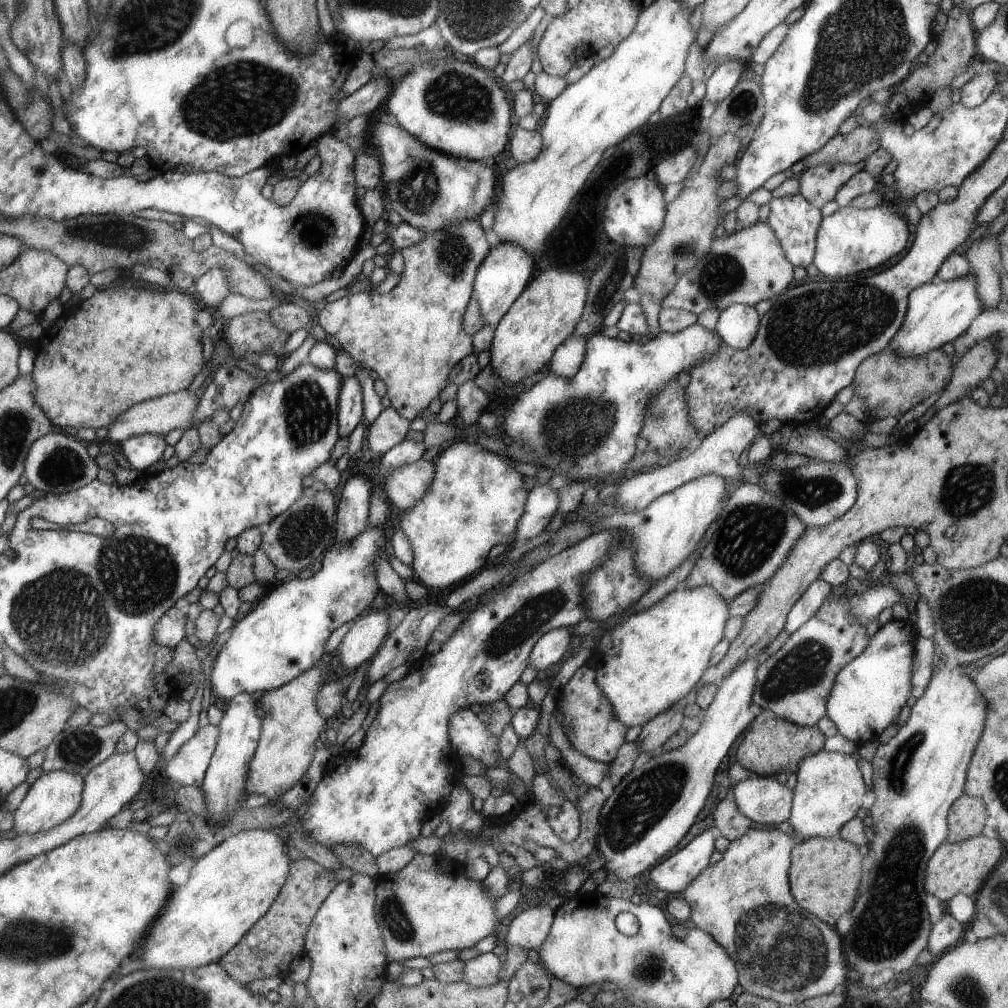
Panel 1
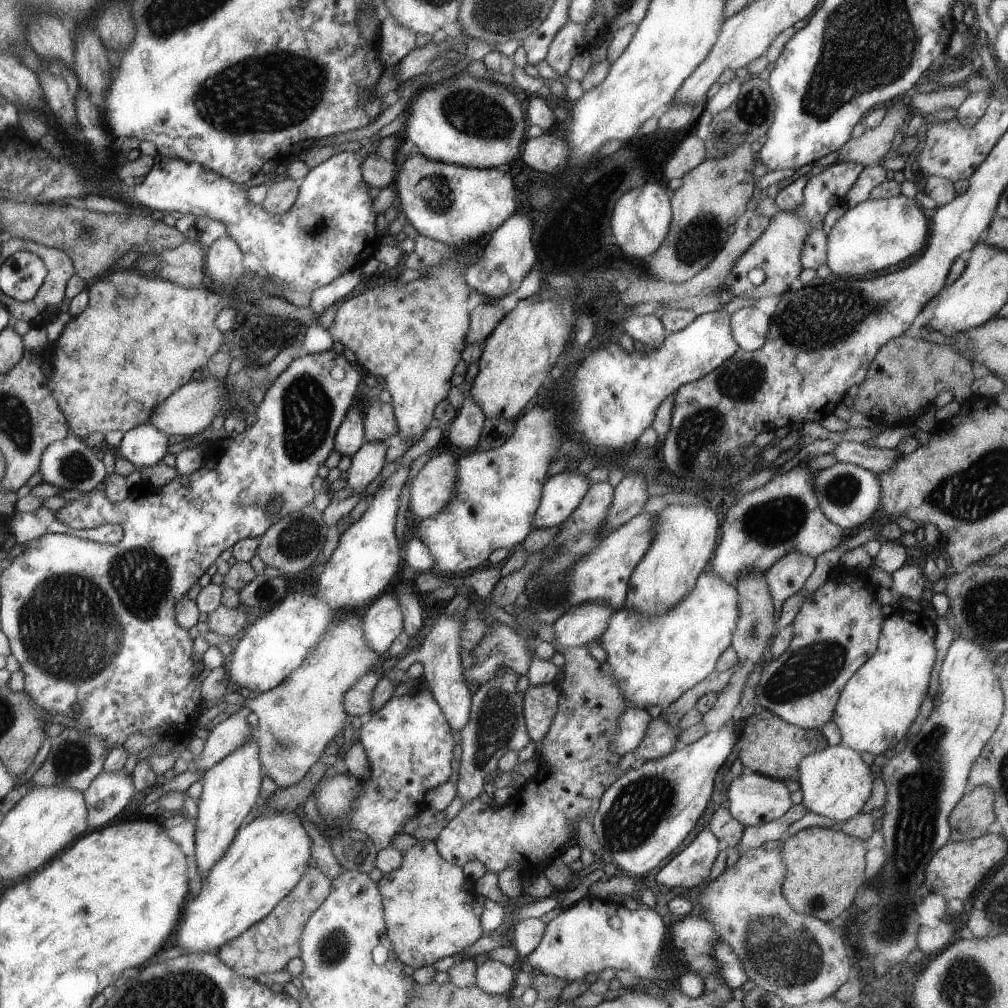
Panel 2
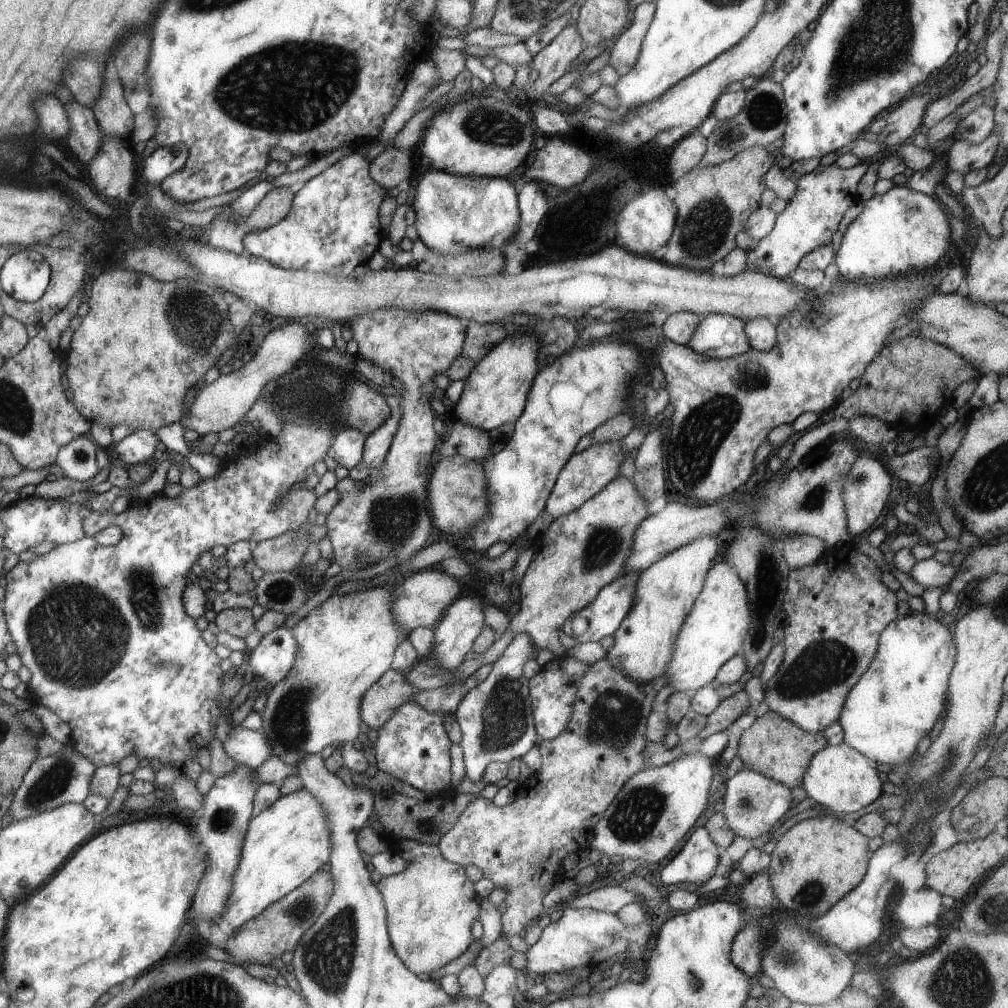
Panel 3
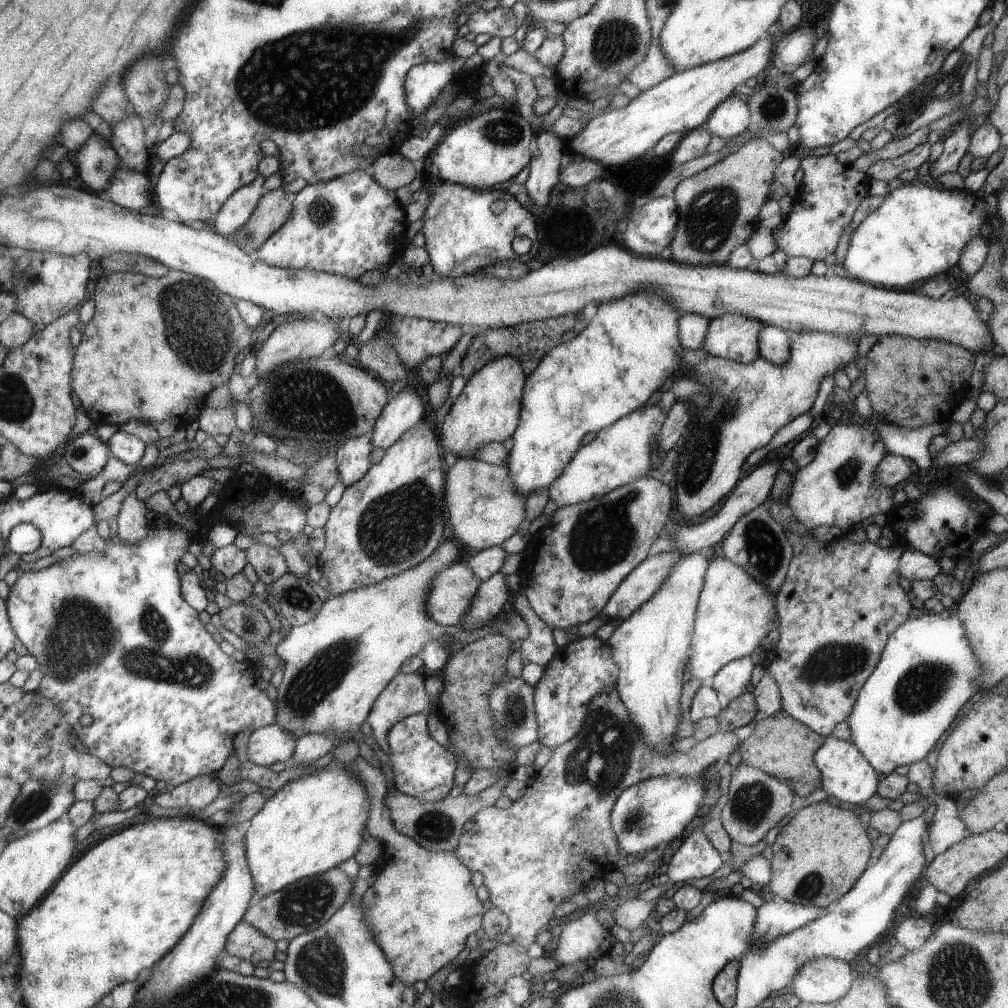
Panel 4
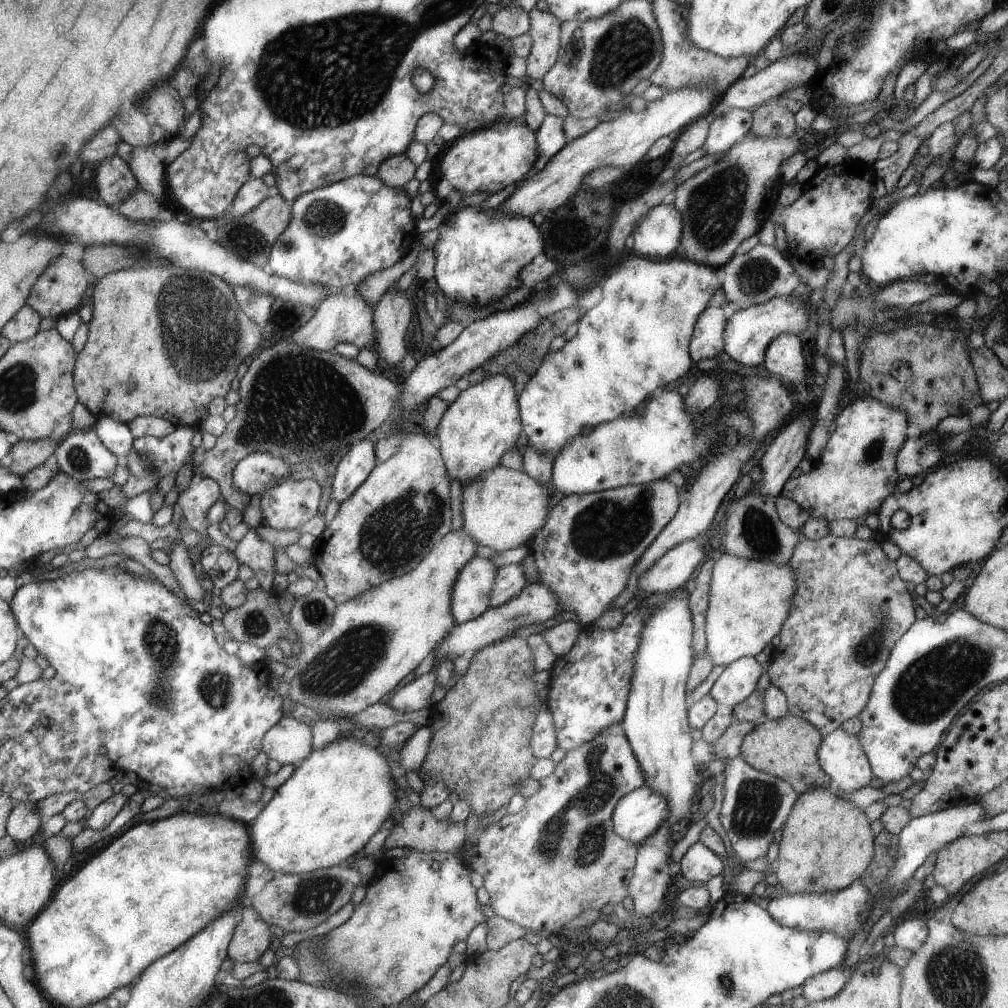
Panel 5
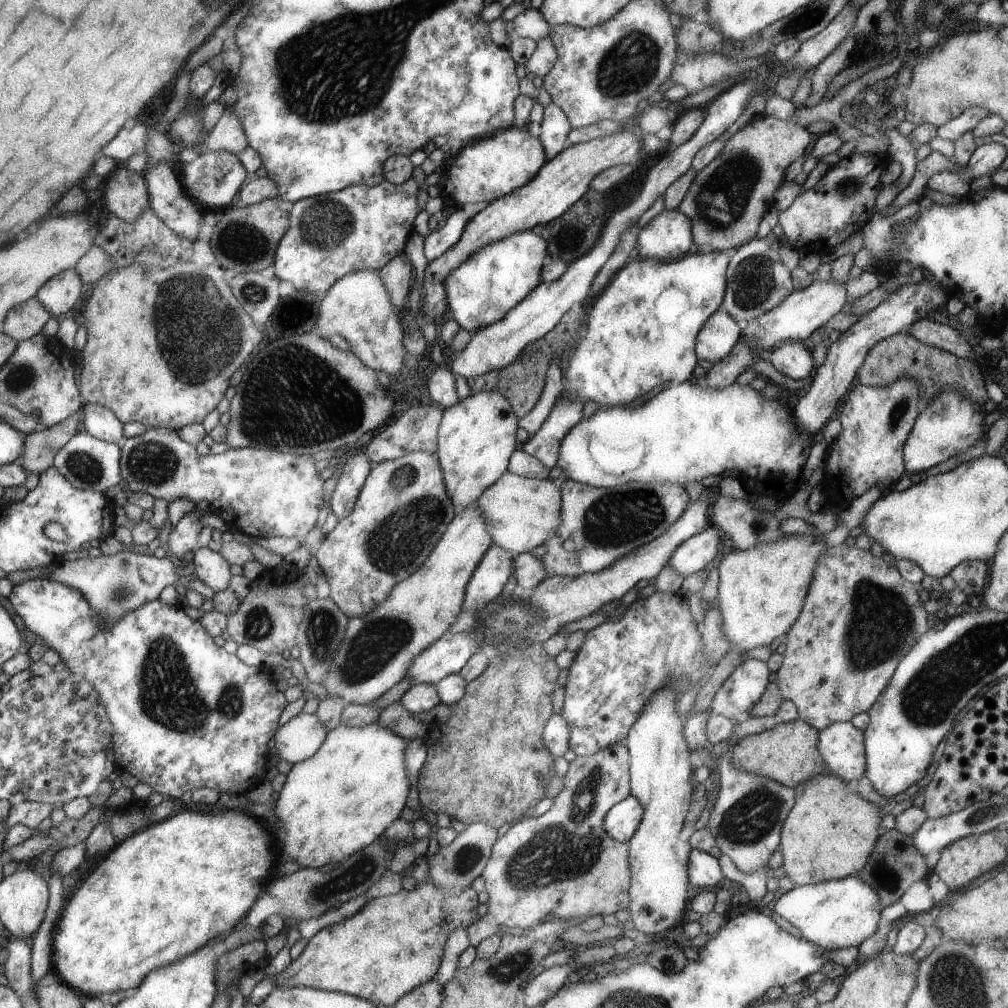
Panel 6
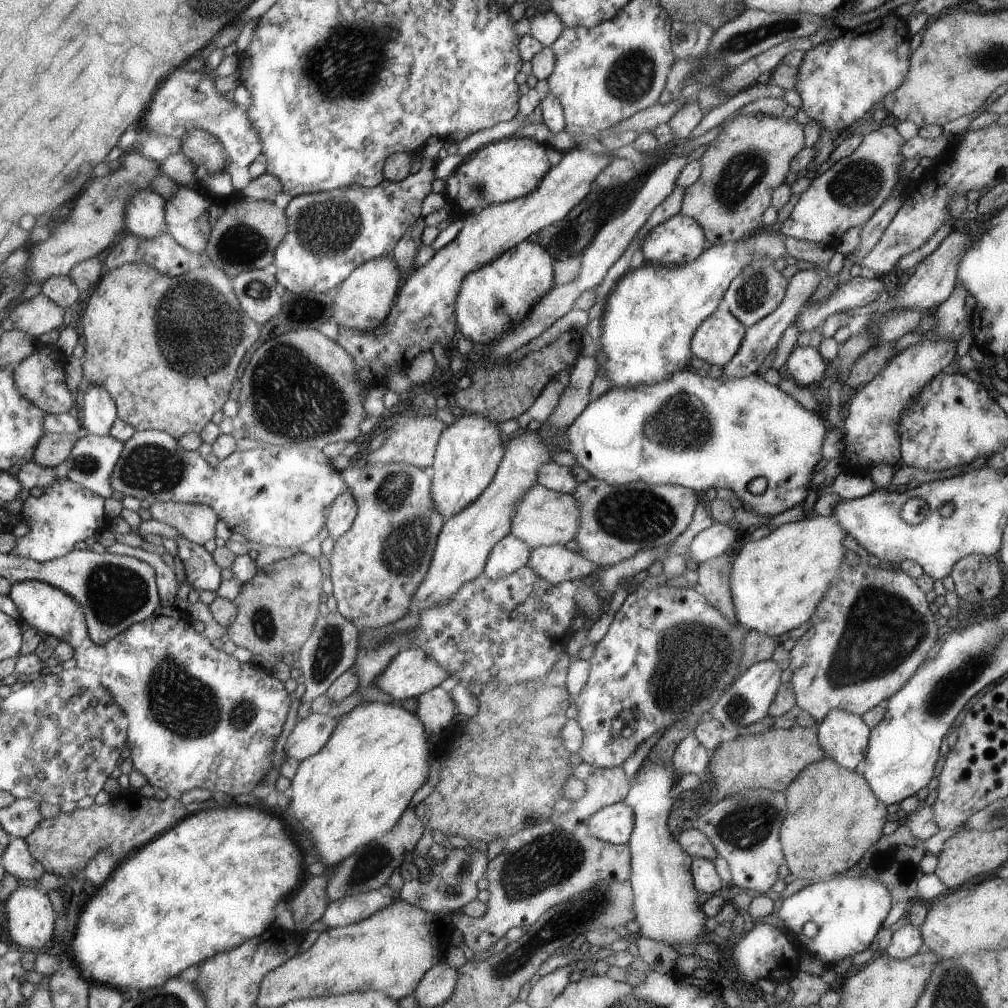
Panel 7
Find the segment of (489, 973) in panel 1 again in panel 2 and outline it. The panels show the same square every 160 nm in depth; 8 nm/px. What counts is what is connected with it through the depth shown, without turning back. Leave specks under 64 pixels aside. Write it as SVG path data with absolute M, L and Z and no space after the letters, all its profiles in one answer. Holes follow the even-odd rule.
M490 959L478 964L475 972L475 985L488 994L510 994L514 979L513 968Z

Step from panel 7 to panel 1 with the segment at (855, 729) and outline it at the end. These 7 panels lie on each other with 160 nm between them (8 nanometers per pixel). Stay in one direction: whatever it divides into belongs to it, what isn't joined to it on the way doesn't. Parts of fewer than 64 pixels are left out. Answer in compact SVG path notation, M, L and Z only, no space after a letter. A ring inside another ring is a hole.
M824 749L800 762L796 770L798 780L788 820L793 831L799 835L798 841L804 842L816 836L834 837L839 834L844 824L856 817L856 813L862 807L864 795L869 790L864 783L858 763L859 760L853 755L826 752Z

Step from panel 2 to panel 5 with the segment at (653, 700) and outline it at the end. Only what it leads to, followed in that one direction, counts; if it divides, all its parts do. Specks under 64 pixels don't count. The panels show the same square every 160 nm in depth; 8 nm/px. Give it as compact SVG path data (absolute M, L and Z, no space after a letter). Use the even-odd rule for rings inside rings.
M727 552L715 561L709 587L709 605L705 624L706 652L711 656L715 666L729 665L742 657L756 656L780 632L793 608L797 580L794 569L788 563L781 565L768 560L735 557Z

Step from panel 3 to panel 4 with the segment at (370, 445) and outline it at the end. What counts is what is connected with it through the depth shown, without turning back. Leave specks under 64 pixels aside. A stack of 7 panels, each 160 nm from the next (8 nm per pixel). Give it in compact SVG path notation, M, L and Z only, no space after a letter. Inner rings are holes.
M412 383L402 389L384 408L384 414L377 420L372 433L374 447L387 449L423 420L424 402L416 391L416 385L419 384Z

